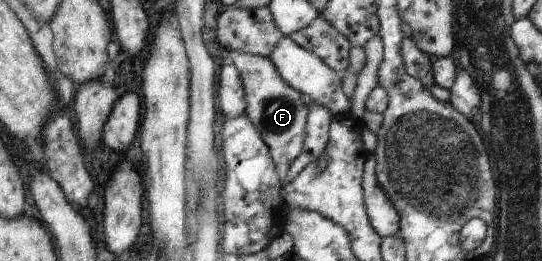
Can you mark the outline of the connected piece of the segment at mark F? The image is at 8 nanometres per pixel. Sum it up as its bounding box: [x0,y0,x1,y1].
[227,51,309,182]

